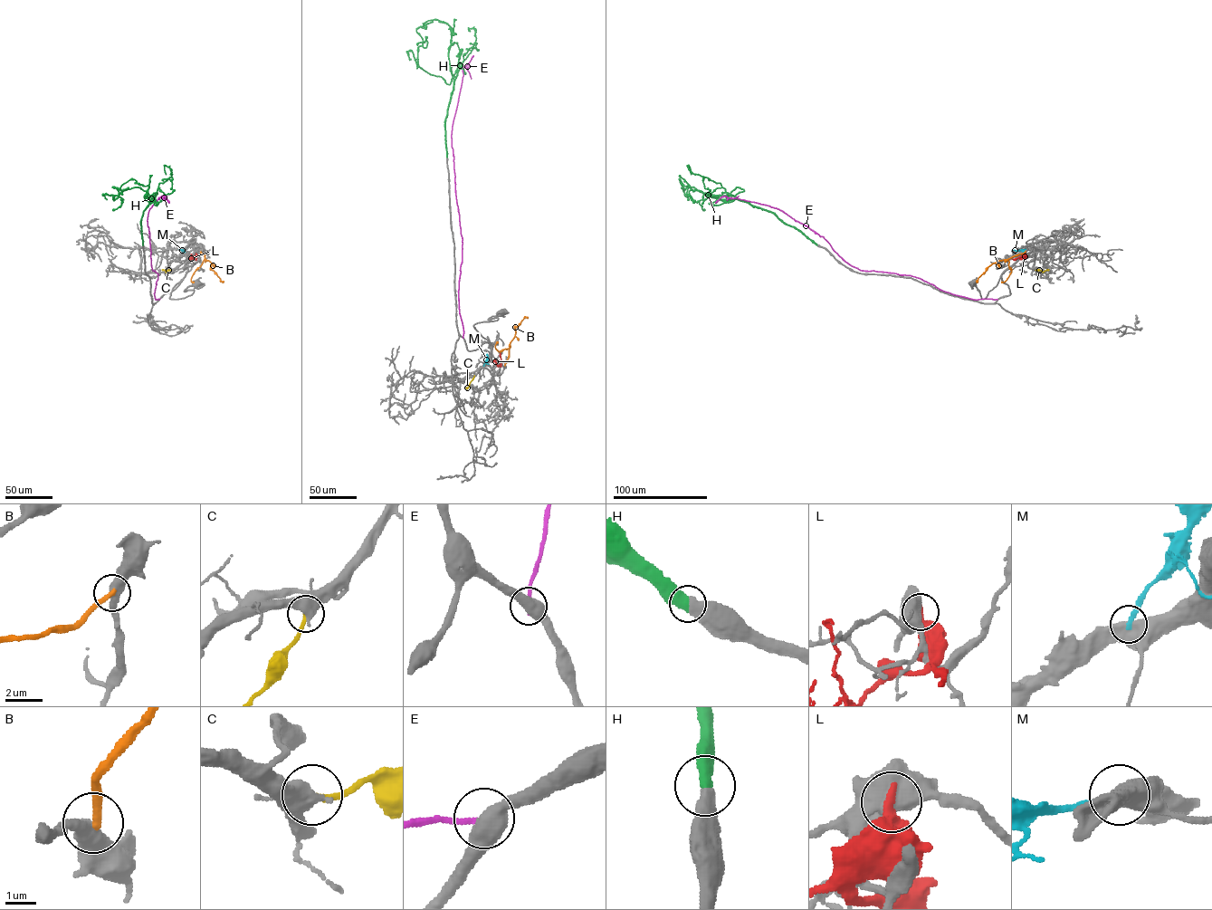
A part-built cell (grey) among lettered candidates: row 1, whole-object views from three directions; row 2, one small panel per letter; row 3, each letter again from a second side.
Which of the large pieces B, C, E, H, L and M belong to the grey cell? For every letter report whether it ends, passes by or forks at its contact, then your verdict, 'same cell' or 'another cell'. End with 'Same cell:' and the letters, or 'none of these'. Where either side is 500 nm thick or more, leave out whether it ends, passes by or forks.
B: it ends; another cell
C: another cell
E: another cell
H: same cell
L: another cell
M: another cell
Same cell: H

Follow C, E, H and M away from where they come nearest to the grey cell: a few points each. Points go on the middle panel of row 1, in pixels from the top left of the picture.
C: (474, 376), (466, 388)
E: (462, 338), (458, 292), (462, 238), (451, 136), (462, 69), (473, 55)
H: (447, 157), (445, 119), (455, 78), (448, 84), (418, 63), (423, 40), (416, 30), (433, 21)
M: (483, 365), (486, 354)

